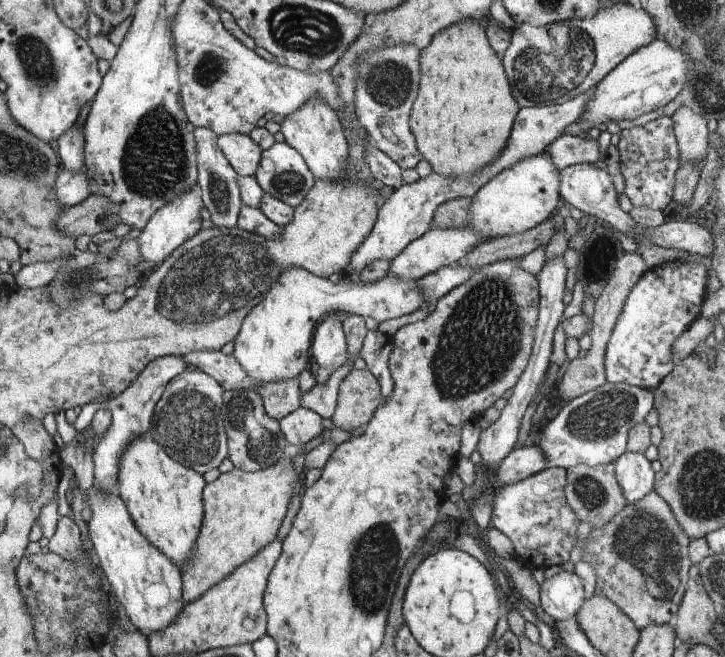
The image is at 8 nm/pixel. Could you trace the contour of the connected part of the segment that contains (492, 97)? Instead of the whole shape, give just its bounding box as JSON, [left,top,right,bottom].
[409,20,521,179]

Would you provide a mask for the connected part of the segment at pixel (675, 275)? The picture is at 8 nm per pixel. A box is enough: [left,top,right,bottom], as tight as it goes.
[605,261,707,391]

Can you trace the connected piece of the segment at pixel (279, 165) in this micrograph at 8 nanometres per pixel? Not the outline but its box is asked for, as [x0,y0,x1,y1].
[255,142,315,209]

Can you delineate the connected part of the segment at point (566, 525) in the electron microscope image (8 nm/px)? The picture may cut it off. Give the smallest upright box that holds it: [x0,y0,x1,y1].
[490,467,581,571]

